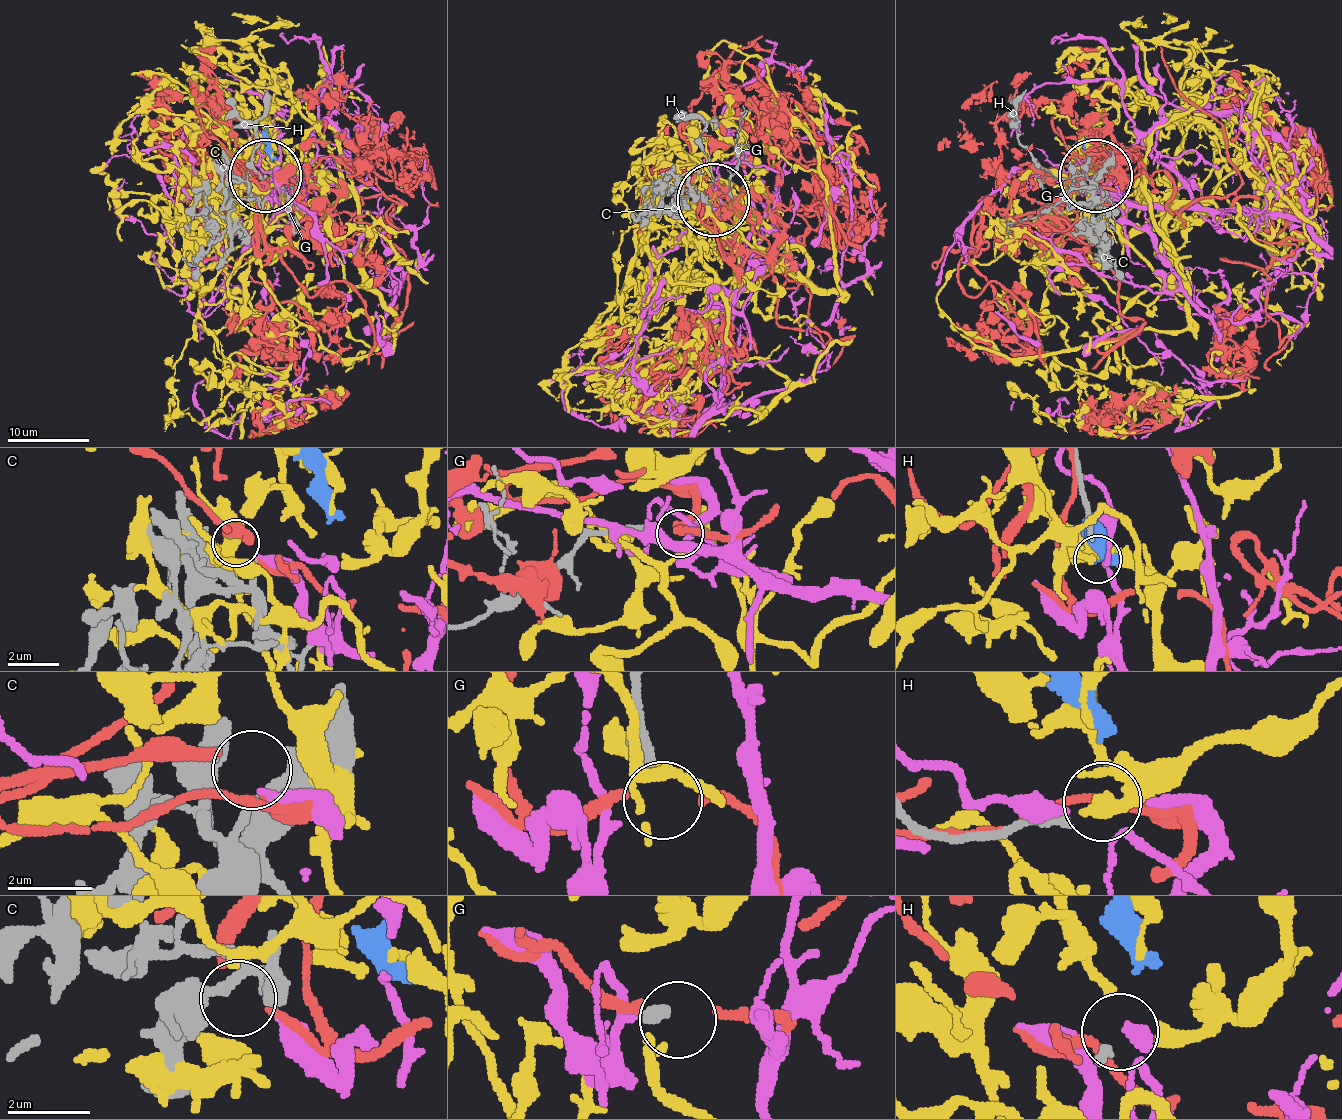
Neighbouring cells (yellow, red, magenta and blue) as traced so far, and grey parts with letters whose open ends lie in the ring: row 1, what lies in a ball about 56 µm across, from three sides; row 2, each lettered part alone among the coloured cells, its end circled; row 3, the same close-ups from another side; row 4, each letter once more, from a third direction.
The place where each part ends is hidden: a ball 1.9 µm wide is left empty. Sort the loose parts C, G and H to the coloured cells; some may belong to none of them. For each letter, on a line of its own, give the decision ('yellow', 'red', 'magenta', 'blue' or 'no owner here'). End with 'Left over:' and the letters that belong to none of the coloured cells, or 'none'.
C: red
G: no owner here
H: yellow
Left over: G

